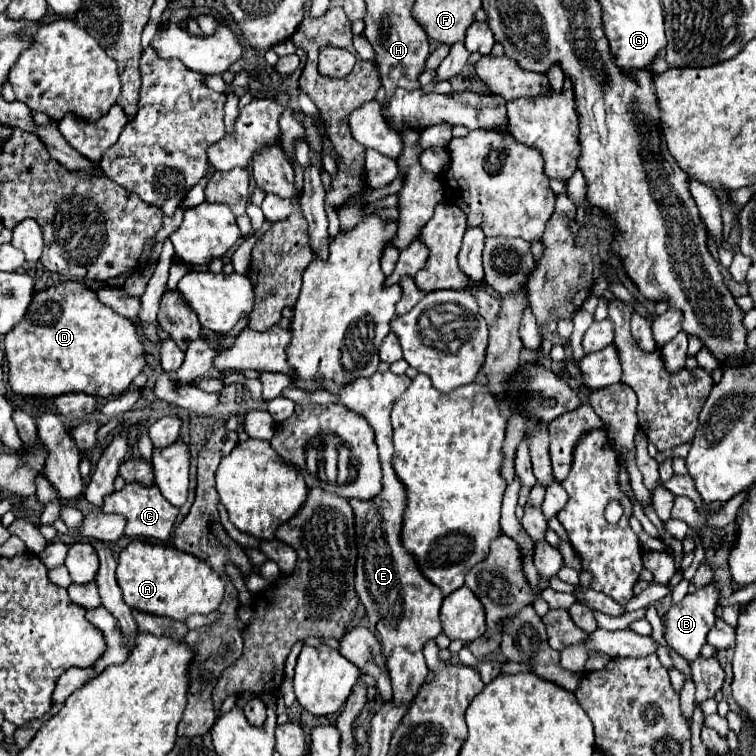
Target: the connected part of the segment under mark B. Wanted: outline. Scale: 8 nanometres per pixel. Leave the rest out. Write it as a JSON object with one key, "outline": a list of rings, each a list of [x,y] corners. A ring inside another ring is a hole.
{"outline":[[[710,583],[708,587],[704,587],[702,591],[694,591],[690,595],[686,595],[680,603],[672,605],[670,611],[664,615],[664,639],[668,643],[668,647],[672,651],[676,651],[682,659],[686,659],[688,663],[692,663],[694,659],[700,657],[700,649],[706,643],[706,635],[710,631],[710,627],[714,625],[714,609],[718,603],[718,587],[714,583]]]}

